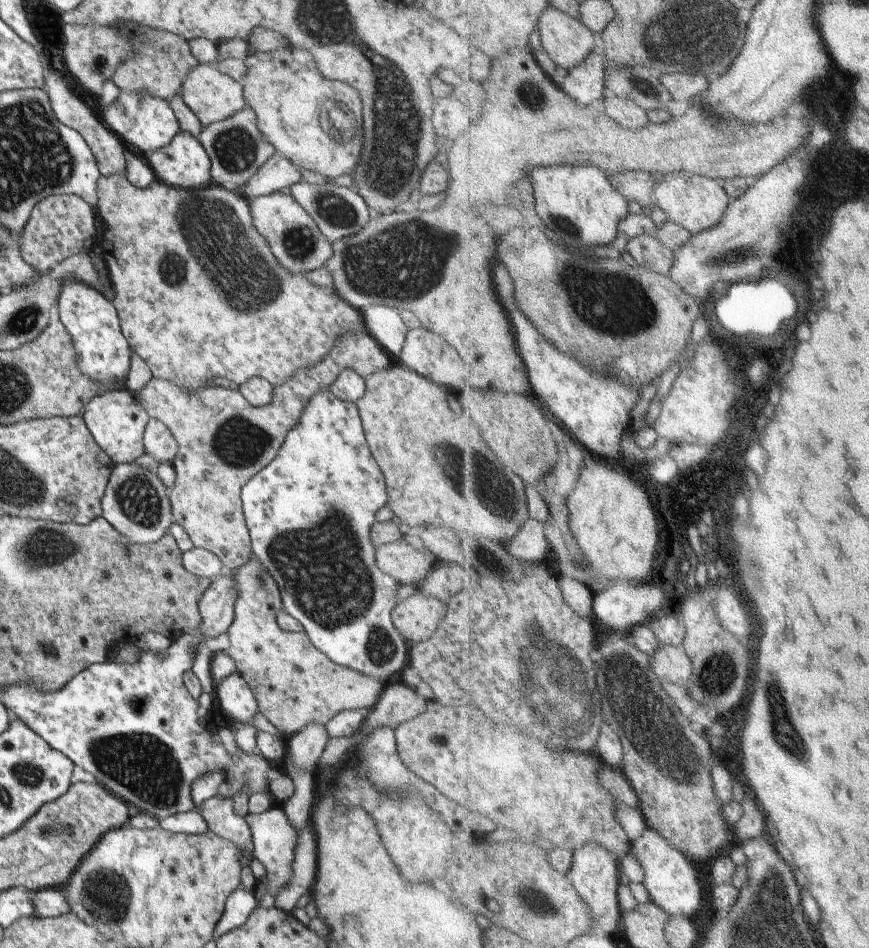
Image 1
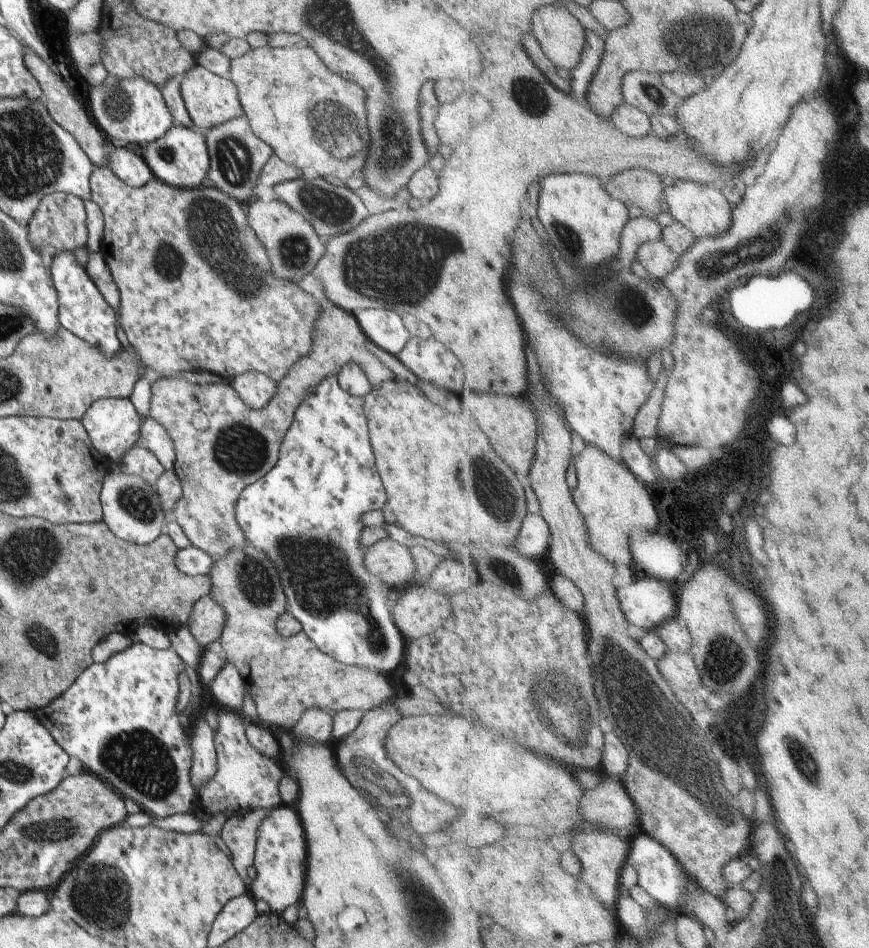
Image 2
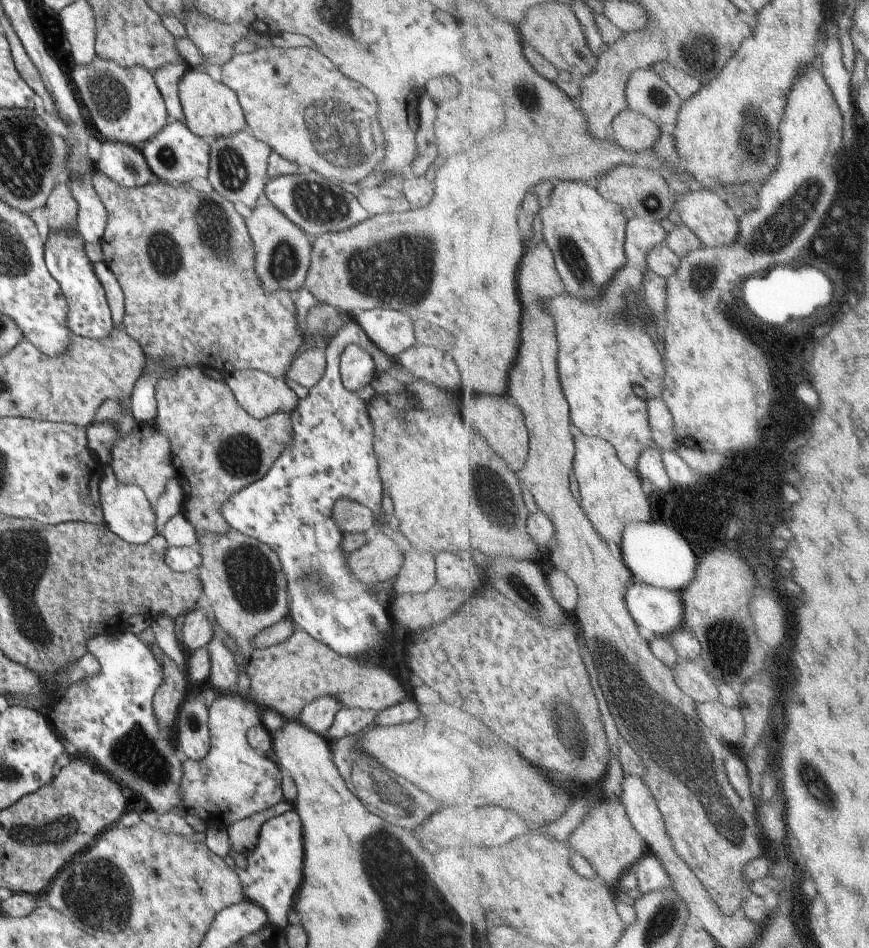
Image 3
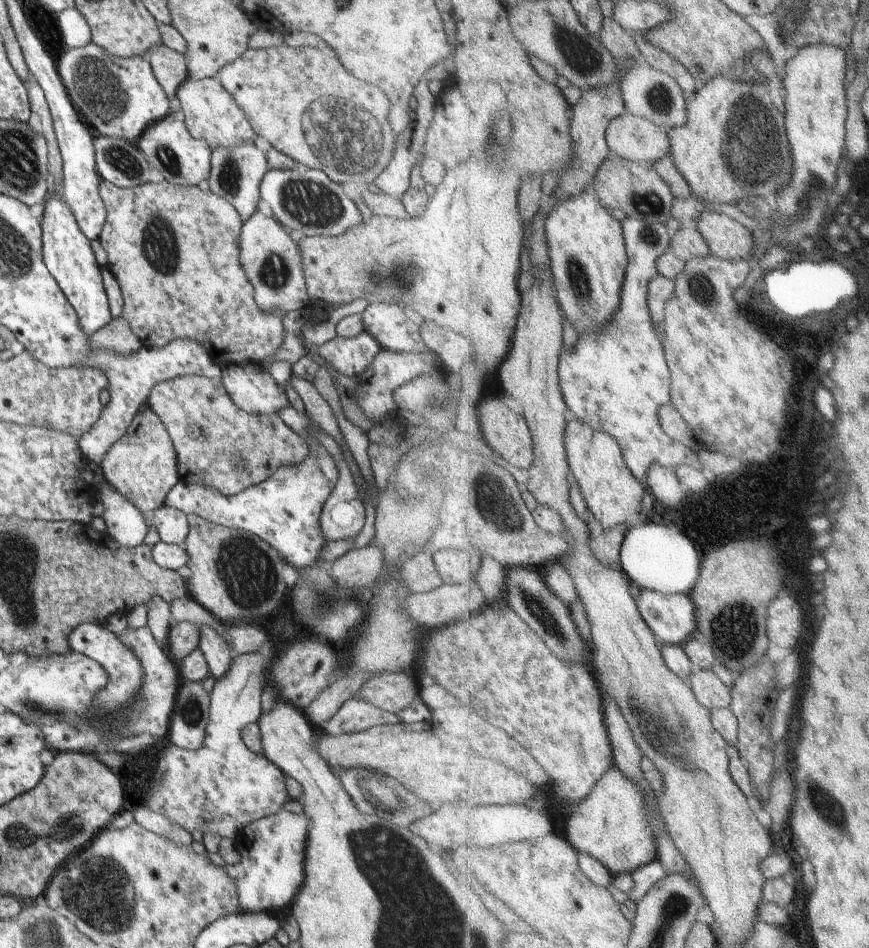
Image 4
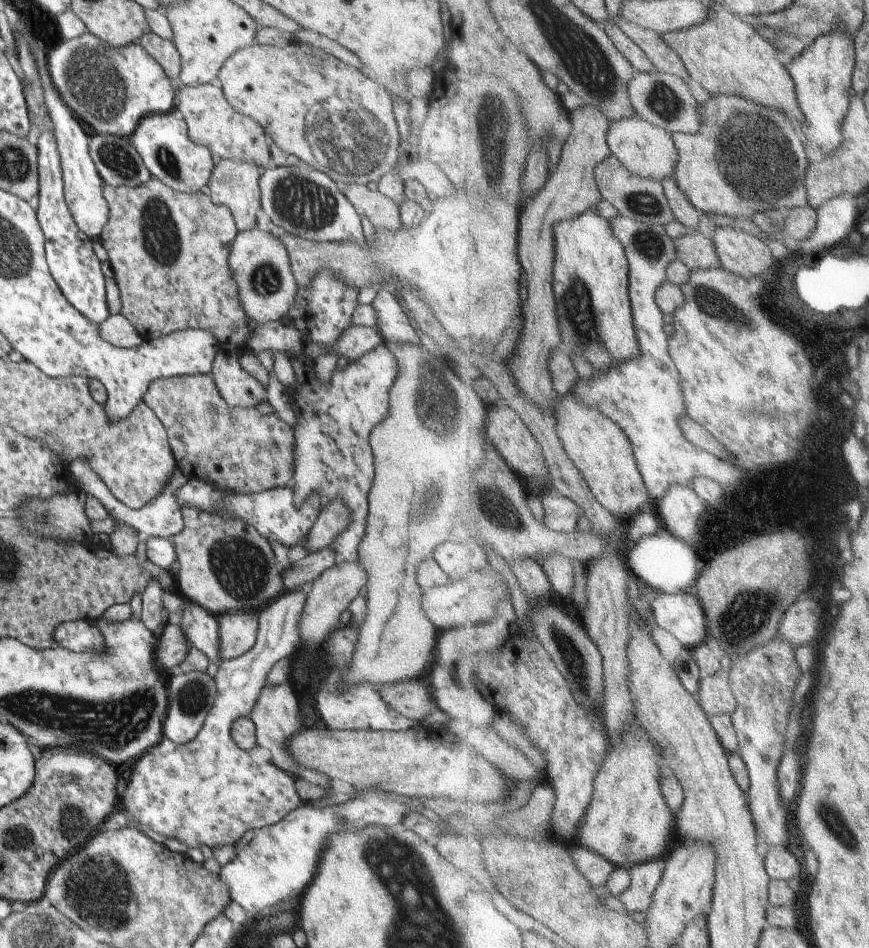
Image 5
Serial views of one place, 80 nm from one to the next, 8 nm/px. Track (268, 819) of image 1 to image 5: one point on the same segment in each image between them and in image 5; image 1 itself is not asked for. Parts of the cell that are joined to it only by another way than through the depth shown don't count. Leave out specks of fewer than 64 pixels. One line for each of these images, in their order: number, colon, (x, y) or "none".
2: (279, 850)
3: (271, 877)
4: (266, 882)
5: (271, 863)

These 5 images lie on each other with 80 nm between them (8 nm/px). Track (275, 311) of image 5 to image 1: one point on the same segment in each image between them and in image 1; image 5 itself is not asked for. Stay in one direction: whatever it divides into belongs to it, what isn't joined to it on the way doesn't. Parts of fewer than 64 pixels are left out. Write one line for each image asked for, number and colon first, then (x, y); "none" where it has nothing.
1: (293, 239)
2: (291, 245)
3: (281, 250)
4: (269, 258)

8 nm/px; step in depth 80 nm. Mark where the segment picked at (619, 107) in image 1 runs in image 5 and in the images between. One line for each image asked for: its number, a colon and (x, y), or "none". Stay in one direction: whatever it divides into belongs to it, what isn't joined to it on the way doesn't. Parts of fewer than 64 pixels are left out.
2: (635, 123)
3: (632, 131)
4: (639, 141)
5: (648, 151)

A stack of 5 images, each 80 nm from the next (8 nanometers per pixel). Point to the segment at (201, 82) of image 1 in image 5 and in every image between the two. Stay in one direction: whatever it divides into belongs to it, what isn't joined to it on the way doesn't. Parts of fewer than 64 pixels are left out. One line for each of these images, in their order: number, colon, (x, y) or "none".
2: (210, 100)
3: (211, 110)
4: (210, 114)
5: (210, 122)

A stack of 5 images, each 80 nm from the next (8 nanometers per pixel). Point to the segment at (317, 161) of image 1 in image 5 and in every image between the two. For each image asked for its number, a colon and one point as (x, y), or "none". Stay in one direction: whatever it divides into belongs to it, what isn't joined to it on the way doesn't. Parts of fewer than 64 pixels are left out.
2: (310, 117)
3: (295, 100)
4: (301, 100)
5: (330, 116)

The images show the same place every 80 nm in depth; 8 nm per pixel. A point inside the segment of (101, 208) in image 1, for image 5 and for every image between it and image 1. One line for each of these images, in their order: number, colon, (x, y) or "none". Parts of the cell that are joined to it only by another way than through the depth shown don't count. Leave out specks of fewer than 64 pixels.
2: (179, 313)
3: (184, 261)
4: (173, 250)
5: (167, 250)

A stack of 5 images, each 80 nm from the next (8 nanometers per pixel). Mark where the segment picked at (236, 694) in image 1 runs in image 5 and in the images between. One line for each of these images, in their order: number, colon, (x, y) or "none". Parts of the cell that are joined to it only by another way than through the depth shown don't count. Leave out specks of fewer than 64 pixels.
2: (227, 685)
3: (222, 676)
4: (216, 653)
5: (199, 627)

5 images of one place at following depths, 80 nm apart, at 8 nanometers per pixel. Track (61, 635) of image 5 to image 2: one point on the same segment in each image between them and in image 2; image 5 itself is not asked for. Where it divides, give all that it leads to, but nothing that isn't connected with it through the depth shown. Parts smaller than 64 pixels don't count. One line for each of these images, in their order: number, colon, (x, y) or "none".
2: (117, 718)
3: (108, 717)
4: (94, 641)

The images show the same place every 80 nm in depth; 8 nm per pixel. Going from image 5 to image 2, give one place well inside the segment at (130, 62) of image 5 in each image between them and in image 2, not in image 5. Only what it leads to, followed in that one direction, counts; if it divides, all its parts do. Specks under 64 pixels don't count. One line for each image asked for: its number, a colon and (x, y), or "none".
2: (131, 110)
3: (124, 105)
4: (119, 97)

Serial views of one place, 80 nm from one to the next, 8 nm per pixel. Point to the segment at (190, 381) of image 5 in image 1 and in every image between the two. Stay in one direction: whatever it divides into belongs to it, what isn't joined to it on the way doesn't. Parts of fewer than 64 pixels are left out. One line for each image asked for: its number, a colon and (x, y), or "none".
1: (221, 440)
2: (220, 445)
3: (217, 449)
4: (217, 444)

